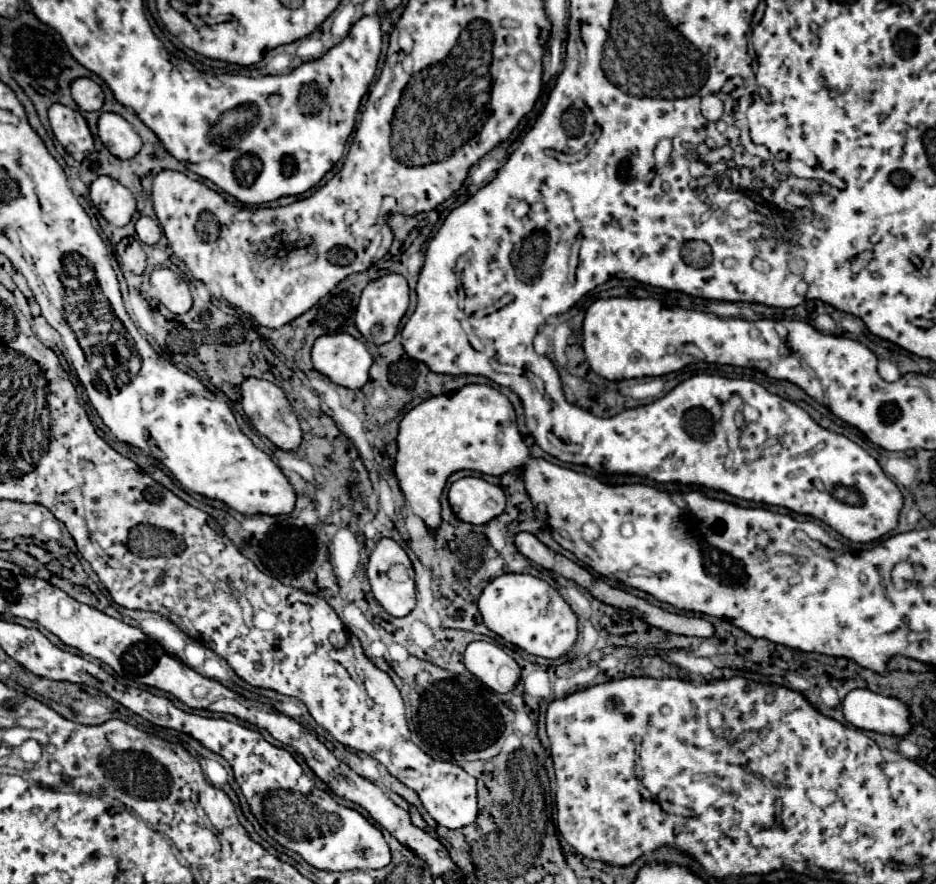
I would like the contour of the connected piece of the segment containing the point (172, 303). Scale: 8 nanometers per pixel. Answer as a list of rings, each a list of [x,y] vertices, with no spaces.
[[[155,269],[151,273],[151,285],[157,289],[159,301],[175,315],[183,315],[191,309],[191,293],[187,283],[171,269]]]

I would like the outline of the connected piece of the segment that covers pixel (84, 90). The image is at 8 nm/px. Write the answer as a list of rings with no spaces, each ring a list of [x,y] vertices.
[[[75,79],[71,83],[71,95],[83,111],[99,111],[103,105],[103,91],[91,79]]]

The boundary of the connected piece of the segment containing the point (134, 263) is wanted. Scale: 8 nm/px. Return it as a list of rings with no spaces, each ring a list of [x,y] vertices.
[[[135,237],[121,239],[115,247],[115,253],[117,253],[117,261],[123,271],[131,271],[135,275],[141,275],[145,271],[147,255],[145,255],[139,239],[135,239]]]

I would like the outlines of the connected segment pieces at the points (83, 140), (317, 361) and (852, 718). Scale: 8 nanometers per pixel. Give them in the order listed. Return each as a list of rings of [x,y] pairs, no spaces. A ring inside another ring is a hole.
[[[51,105],[49,123],[55,139],[75,161],[83,161],[89,153],[93,153],[93,135],[79,111],[65,105]]]
[[[335,333],[335,335],[319,337],[311,349],[311,359],[313,359],[313,367],[319,373],[323,373],[333,383],[347,389],[361,389],[369,381],[369,367],[373,363],[367,347],[355,337],[351,337],[349,333]]]
[[[862,689],[850,691],[841,702],[844,718],[847,723],[854,725],[857,729],[865,731],[877,731],[883,735],[907,735],[909,725],[909,709],[899,699],[885,697],[875,692],[862,692]]]

